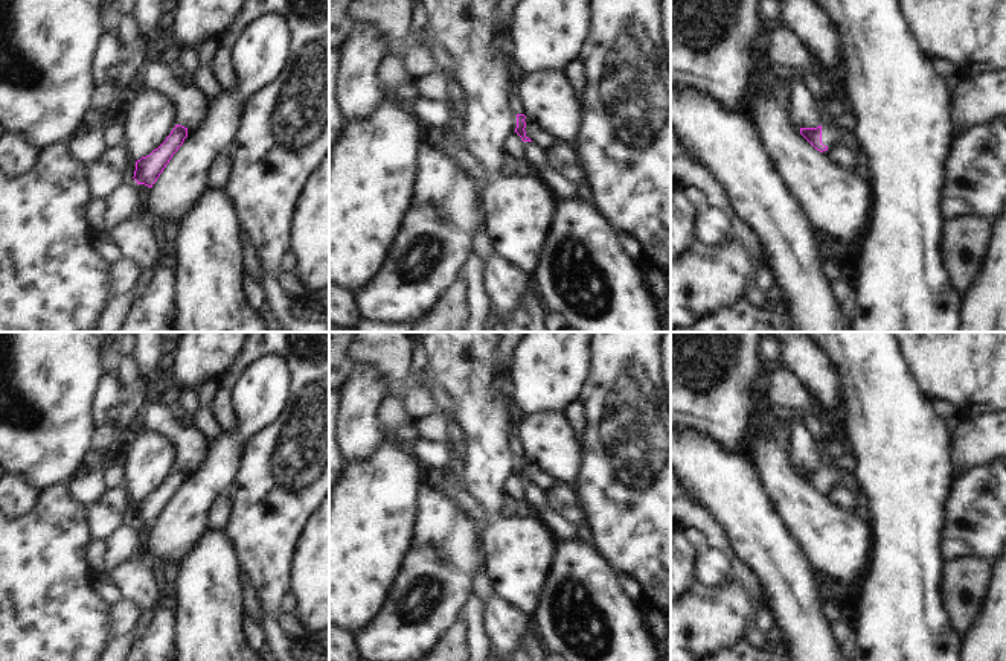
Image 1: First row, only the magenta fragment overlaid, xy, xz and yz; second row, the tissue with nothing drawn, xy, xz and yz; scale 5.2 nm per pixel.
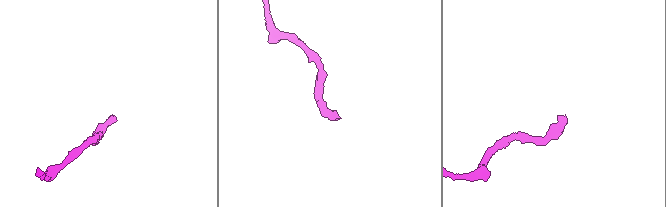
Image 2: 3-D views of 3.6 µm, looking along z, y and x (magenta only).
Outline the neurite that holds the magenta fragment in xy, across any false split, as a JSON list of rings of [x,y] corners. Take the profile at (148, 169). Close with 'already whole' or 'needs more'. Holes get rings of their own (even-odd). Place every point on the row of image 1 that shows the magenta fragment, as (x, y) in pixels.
[[[175,125],[166,140],[154,149],[149,155],[142,157],[136,161],[134,180],[137,184],[145,184],[152,187],[157,181],[172,155],[178,151],[183,145],[184,139],[187,137],[187,128],[181,125]]]; already whole

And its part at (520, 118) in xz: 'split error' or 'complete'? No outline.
split error

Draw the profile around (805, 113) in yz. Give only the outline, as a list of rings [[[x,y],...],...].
[[[799,76],[793,79],[791,90],[791,122],[800,128],[817,128],[822,125],[822,111],[819,102],[808,84]]]

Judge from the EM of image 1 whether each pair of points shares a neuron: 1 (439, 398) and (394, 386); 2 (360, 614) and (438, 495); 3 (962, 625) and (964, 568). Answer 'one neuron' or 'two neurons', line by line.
1: one neuron
2: two neurons
3: one neuron

